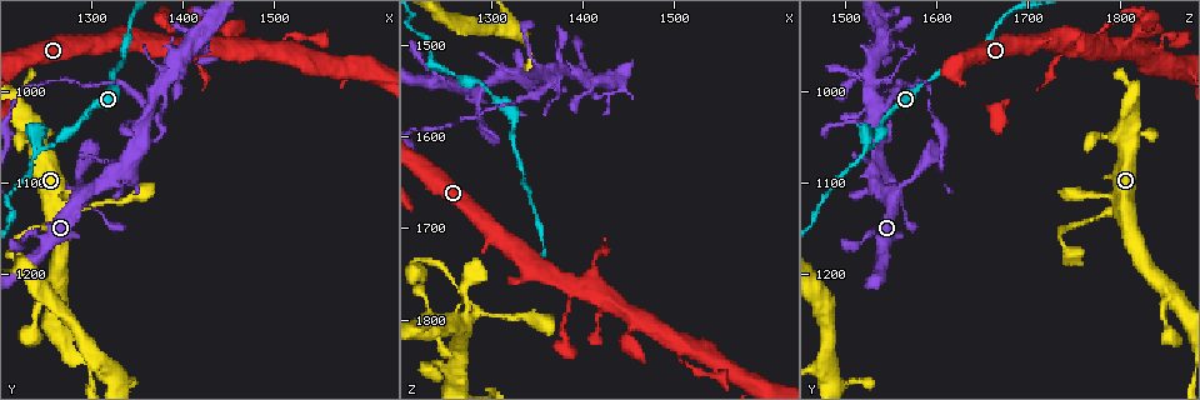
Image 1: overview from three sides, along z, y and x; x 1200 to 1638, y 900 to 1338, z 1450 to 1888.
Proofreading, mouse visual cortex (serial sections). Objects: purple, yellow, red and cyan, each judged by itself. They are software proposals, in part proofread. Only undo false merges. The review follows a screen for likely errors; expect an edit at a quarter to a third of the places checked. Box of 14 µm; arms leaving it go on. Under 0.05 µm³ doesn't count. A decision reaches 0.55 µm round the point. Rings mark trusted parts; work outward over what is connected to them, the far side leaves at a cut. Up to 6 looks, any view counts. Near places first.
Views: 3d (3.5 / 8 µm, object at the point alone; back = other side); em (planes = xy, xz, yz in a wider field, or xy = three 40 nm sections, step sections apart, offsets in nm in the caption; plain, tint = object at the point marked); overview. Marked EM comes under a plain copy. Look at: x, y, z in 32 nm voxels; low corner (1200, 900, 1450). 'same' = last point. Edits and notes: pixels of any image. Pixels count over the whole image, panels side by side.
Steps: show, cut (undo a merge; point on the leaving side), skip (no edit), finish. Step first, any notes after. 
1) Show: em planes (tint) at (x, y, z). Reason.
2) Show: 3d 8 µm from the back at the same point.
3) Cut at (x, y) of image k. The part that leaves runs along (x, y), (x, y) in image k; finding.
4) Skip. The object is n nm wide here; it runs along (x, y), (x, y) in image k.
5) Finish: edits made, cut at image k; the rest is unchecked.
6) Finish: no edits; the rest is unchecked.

Show: 3d 3.5 µm at (1360, 1020, 1540). A fork.

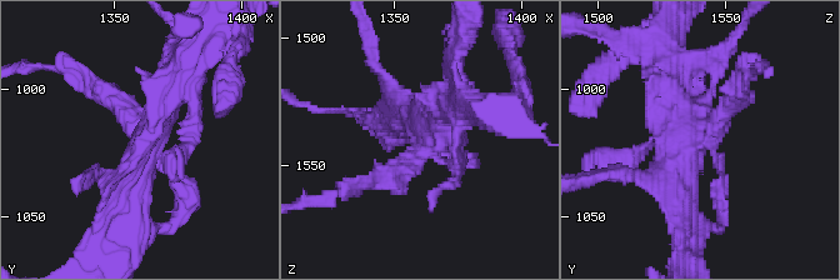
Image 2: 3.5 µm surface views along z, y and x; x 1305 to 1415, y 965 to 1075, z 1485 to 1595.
Show: em planes (tint) at (1362, 1022, 1536).

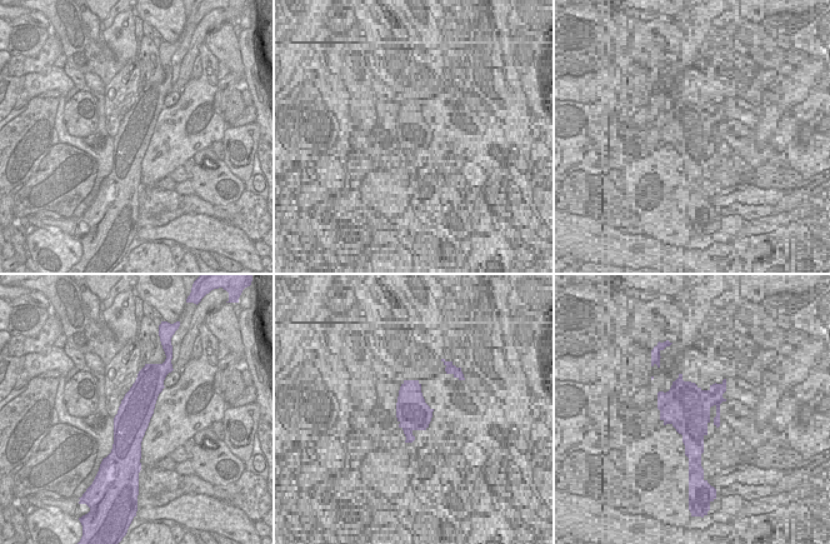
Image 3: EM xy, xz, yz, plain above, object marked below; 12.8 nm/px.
Skip. One cell here.

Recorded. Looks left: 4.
Show: 3d 3.5 µm at (1235, 1160, 1530). Calibre changes.

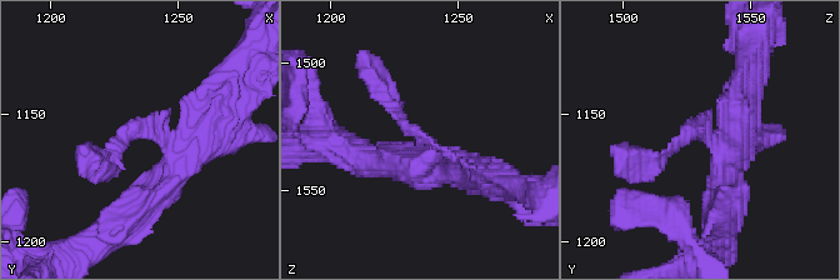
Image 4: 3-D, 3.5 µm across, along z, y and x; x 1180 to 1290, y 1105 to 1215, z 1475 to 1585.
Show: em xy step 1 (tint) at (1238, 1157, 1531). The arms are 150, 450 nm wide; need the tissue.

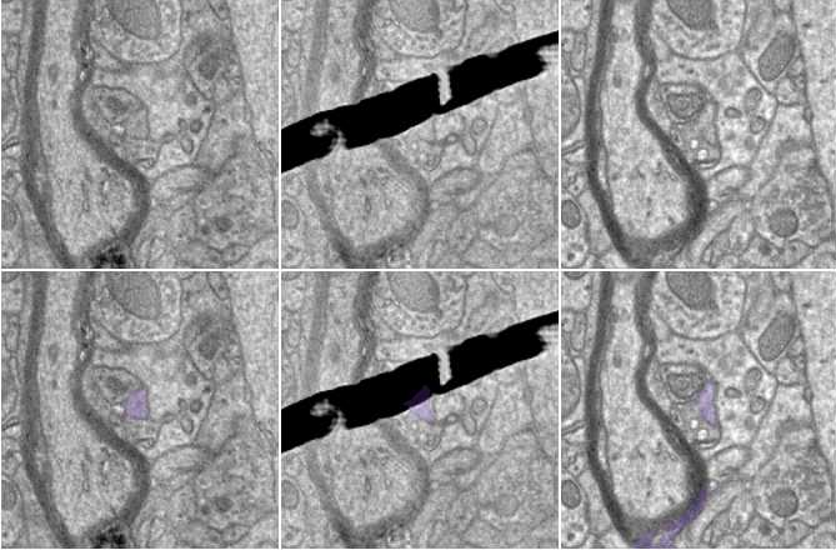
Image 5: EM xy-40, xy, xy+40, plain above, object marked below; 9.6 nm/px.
Skip. The object is 190 nm wide here; it runs along (489, 176), (405, 129), (381, 93) in image 4; one cell here.

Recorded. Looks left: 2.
Finish: no edits; the rest is unchecked.

